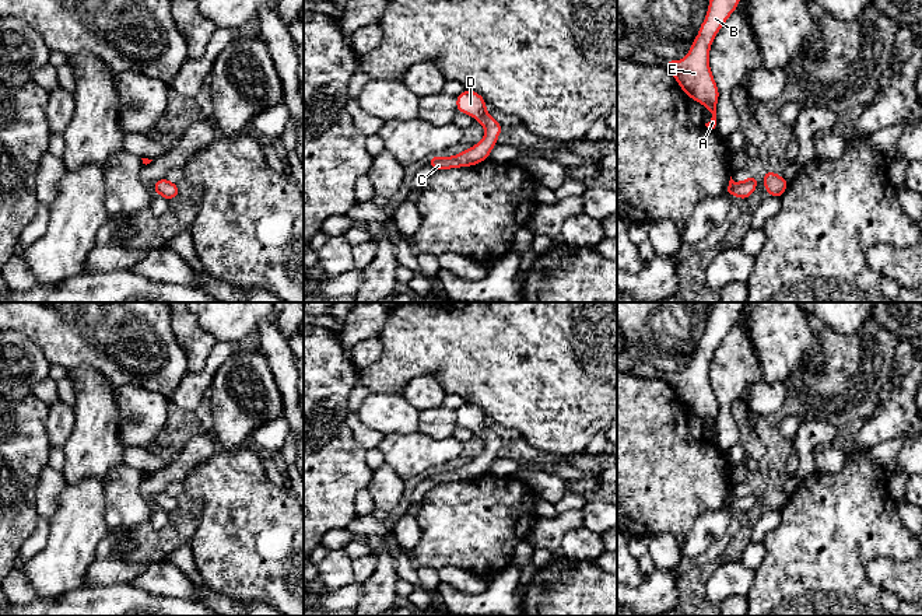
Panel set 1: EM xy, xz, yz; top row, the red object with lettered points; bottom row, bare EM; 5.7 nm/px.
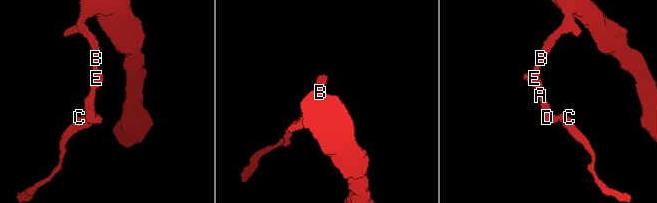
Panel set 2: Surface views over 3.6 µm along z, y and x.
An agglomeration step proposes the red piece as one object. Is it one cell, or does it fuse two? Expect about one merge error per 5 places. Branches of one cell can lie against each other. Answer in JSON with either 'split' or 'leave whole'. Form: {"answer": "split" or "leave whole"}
{"answer": "leave whole"}

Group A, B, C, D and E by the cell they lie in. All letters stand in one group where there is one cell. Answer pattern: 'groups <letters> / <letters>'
groups A B C D E

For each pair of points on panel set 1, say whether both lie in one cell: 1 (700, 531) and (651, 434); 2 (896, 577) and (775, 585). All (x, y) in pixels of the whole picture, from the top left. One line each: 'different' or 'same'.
1: different
2: different

